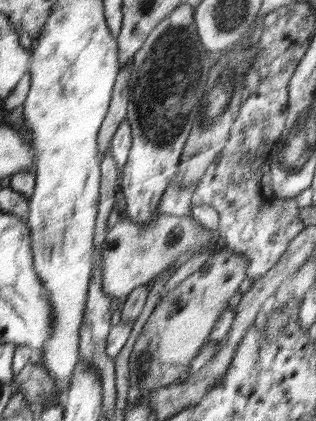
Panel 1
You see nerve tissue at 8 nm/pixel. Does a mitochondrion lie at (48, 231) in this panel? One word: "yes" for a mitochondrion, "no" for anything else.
yes

